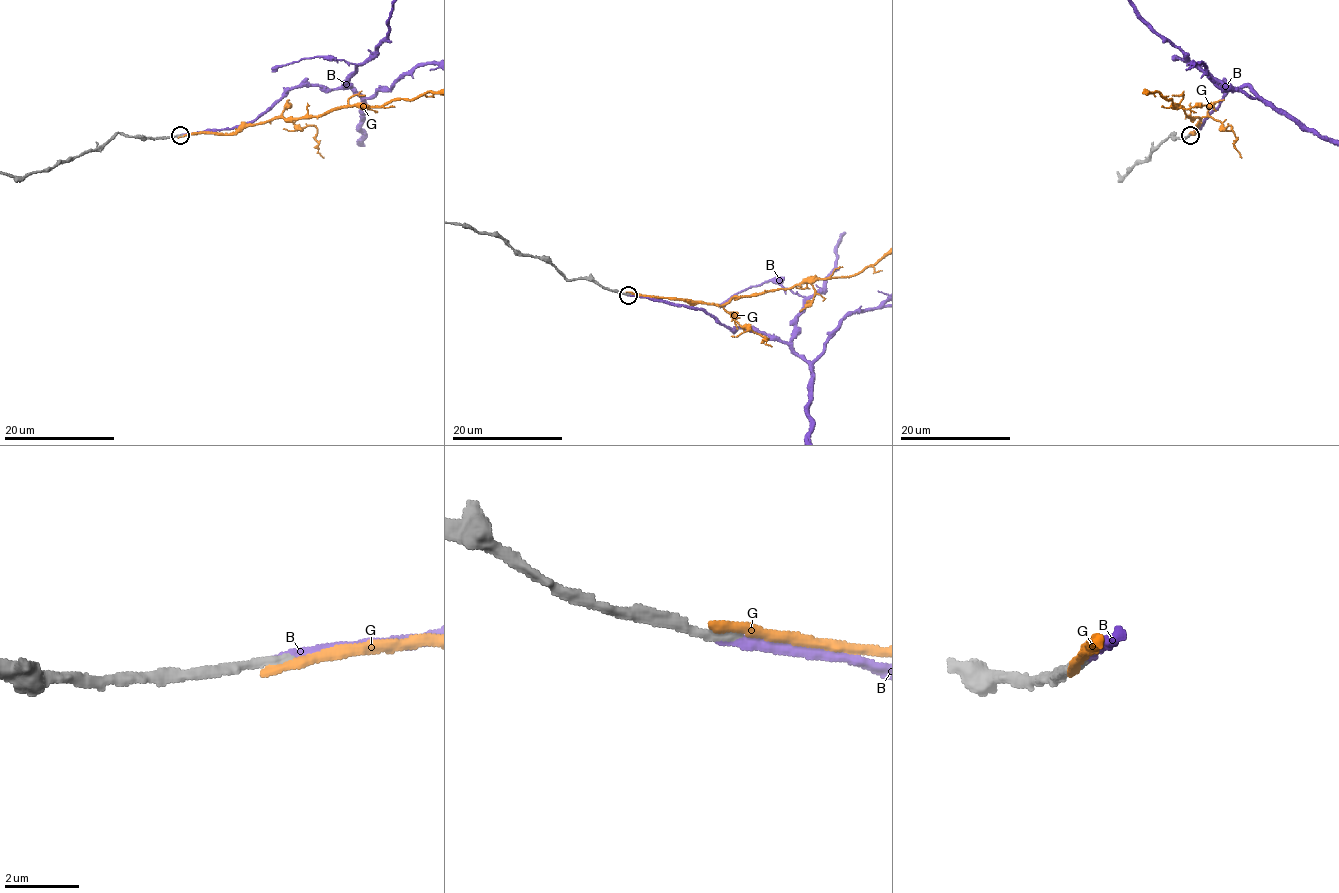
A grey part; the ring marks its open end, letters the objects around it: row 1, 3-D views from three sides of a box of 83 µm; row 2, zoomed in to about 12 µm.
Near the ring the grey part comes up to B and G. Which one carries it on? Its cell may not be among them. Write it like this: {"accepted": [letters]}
{"accepted": ["B"]}

